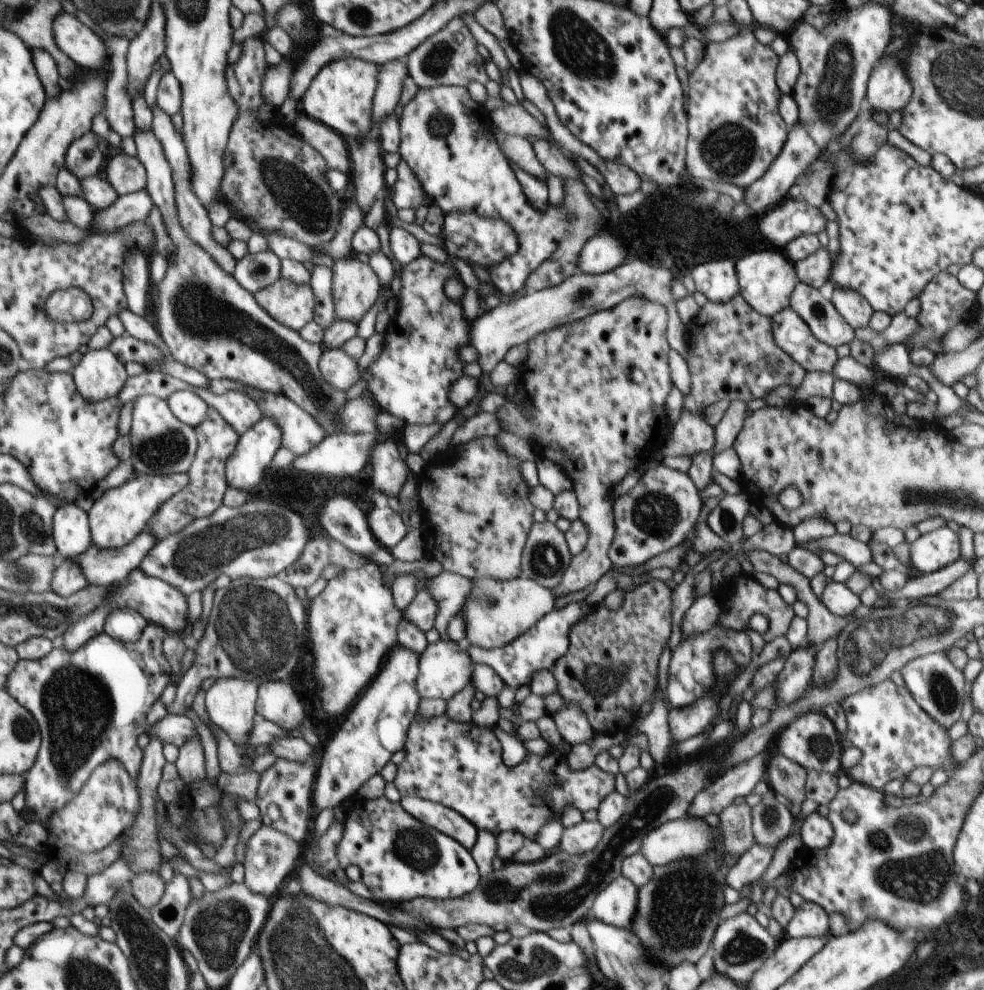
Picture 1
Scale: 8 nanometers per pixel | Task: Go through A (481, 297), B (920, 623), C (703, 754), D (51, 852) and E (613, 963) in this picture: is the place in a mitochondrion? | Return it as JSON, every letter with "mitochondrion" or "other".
{"A":"other","B":"mitochondrion","C":"other","D":"other","E":"other"}

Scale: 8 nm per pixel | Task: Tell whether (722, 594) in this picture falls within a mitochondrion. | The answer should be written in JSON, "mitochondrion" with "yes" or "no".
{"mitochondrion":"no"}

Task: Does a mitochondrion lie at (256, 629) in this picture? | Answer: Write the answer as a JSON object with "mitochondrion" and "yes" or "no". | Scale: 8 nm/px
{"mitochondrion":"yes"}

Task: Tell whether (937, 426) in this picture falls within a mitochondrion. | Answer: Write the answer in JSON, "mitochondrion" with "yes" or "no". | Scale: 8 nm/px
{"mitochondrion":"no"}

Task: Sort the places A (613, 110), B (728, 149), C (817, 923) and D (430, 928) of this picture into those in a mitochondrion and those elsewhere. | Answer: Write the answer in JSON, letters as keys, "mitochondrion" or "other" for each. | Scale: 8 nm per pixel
{"A":"other","B":"mitochondrion","C":"other","D":"other"}

